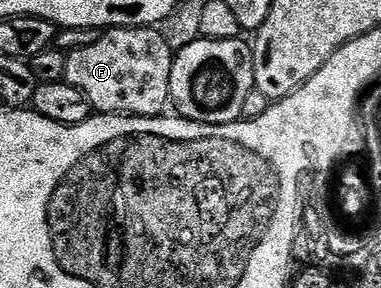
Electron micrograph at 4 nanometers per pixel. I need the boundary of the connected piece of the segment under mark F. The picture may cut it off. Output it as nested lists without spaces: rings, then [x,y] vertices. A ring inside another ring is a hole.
[[[159,27],[109,28],[101,31],[98,42],[67,53],[63,83],[74,86],[90,102],[90,106],[105,116],[159,116],[170,104],[170,70],[174,53],[166,46]]]

